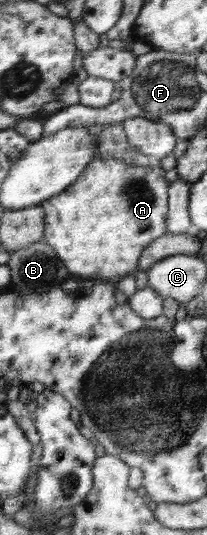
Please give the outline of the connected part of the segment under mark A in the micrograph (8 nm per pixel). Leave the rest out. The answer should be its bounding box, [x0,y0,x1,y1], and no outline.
[43,155,167,279]

